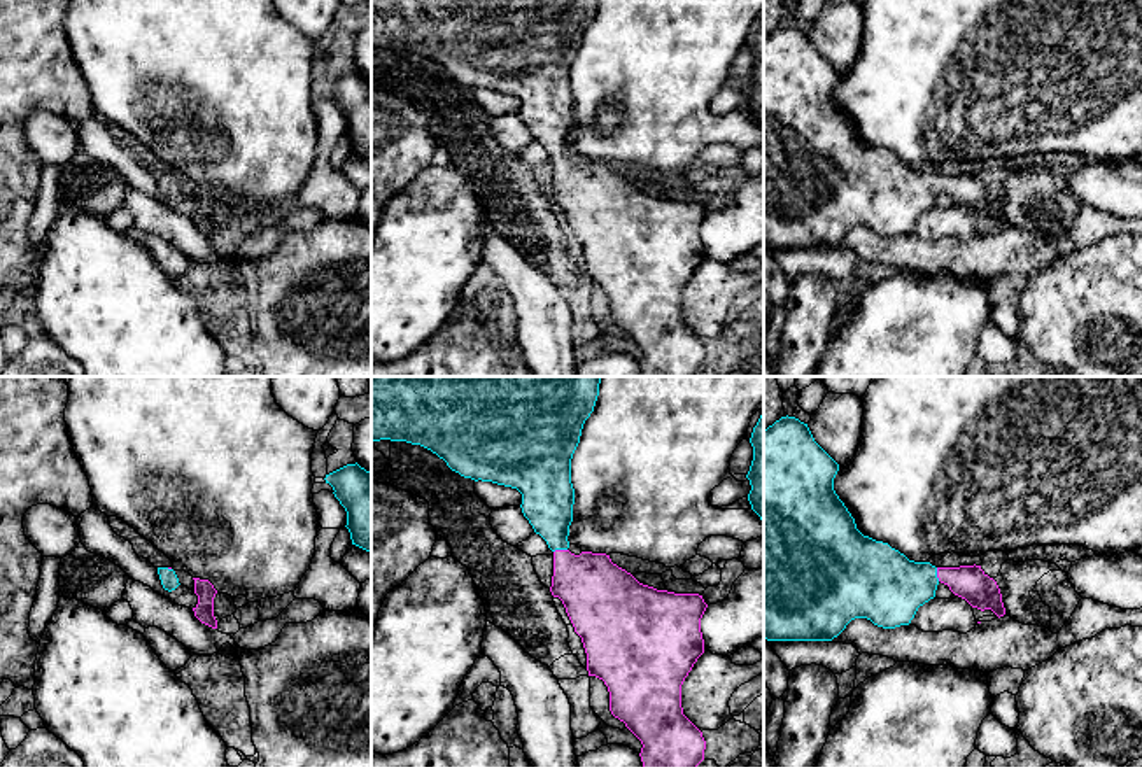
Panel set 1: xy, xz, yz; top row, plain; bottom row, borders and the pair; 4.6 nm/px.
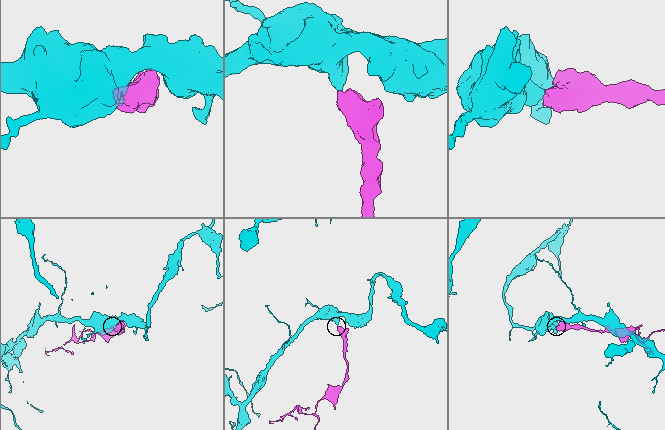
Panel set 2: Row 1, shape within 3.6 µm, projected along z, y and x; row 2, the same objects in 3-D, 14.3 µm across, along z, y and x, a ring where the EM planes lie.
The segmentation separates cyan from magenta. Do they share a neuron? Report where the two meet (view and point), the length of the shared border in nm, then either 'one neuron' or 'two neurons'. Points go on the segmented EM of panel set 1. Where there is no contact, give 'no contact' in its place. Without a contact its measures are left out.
xz (559, 548) | 70 nm | one neuron

